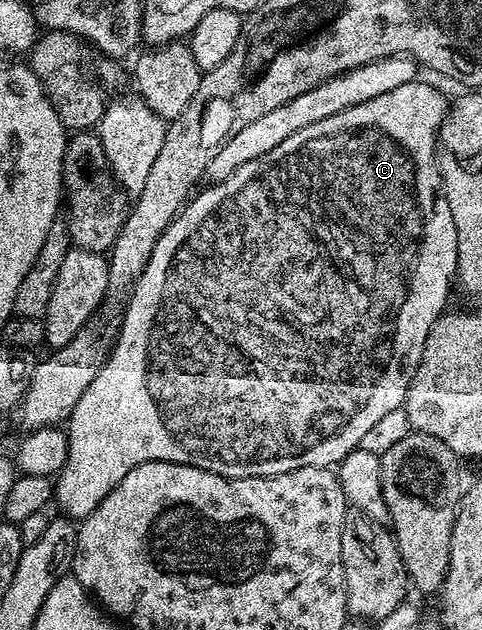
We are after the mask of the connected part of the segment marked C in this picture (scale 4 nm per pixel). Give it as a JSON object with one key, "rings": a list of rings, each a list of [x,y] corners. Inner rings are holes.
{"rings":[[[415,79],[409,84],[395,86],[395,90],[387,90],[387,94],[379,94],[379,98],[359,102],[359,106],[351,106],[339,114],[331,114],[327,118],[323,118],[323,122],[303,126],[303,130],[291,134],[291,138],[283,138],[283,142],[279,142],[279,146],[275,146],[275,150],[271,150],[251,162],[243,162],[243,166],[239,166],[239,170],[232,172],[227,179],[210,183],[208,185],[210,188],[203,189],[204,187],[202,187],[188,201],[187,206],[181,209],[180,214],[169,223],[167,230],[159,238],[143,274],[128,293],[127,303],[124,305],[123,315],[119,320],[121,333],[117,336],[117,344],[115,340],[109,357],[105,359],[105,365],[99,370],[95,382],[91,382],[91,386],[87,386],[87,390],[83,390],[83,398],[79,398],[79,402],[75,402],[75,410],[69,415],[67,421],[68,458],[55,477],[55,504],[56,507],[59,506],[65,511],[62,513],[66,517],[77,522],[84,520],[95,510],[95,506],[99,506],[99,502],[103,502],[103,498],[107,498],[107,494],[111,494],[111,490],[115,490],[115,486],[119,486],[119,482],[123,482],[123,478],[127,478],[127,474],[131,474],[131,470],[135,470],[135,466],[152,460],[162,460],[172,464],[190,464],[220,476],[232,476],[235,480],[244,476],[274,476],[291,470],[299,470],[303,466],[312,464],[316,468],[337,466],[347,454],[351,454],[361,447],[363,434],[367,434],[367,430],[371,430],[371,426],[375,426],[375,422],[379,422],[379,418],[384,418],[387,414],[391,414],[391,410],[404,405],[405,395],[411,386],[411,378],[423,358],[423,346],[427,342],[427,334],[431,330],[431,326],[435,326],[437,319],[446,311],[445,303],[449,300],[449,279],[457,276],[455,218],[451,218],[451,206],[447,206],[439,167],[439,133],[441,124],[445,121],[447,99],[445,100],[444,94],[439,89],[421,83],[420,79]]]}

